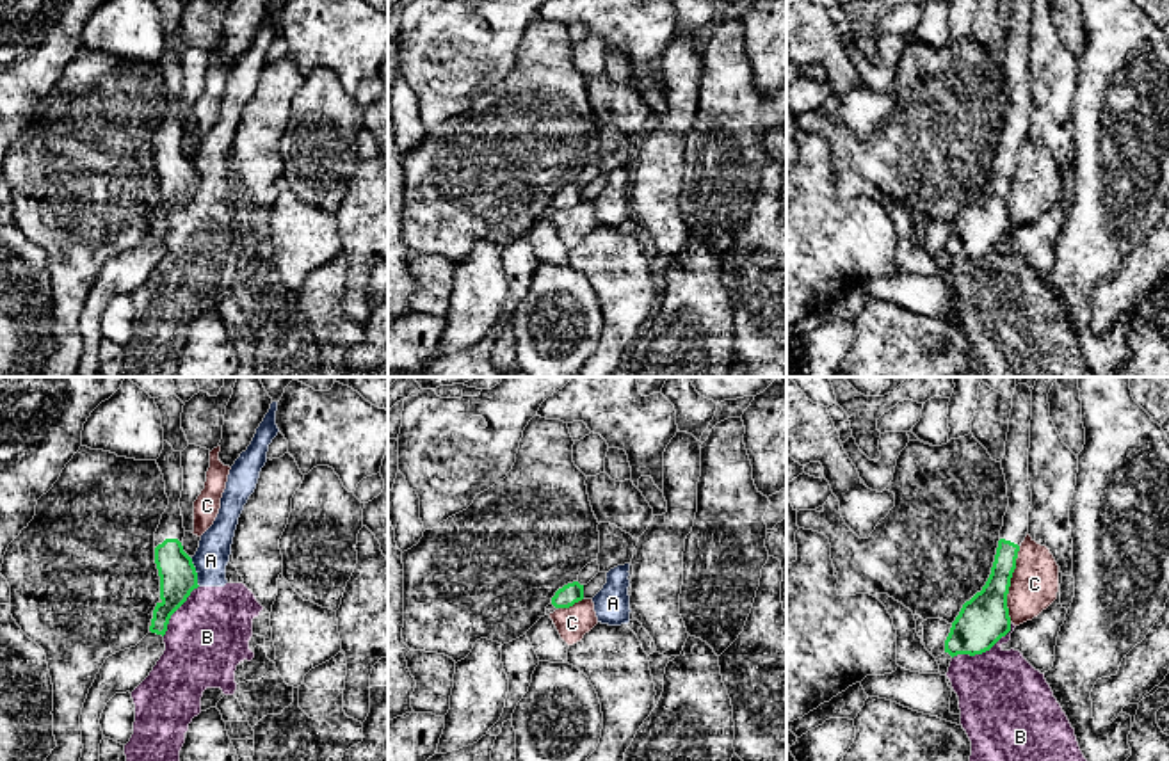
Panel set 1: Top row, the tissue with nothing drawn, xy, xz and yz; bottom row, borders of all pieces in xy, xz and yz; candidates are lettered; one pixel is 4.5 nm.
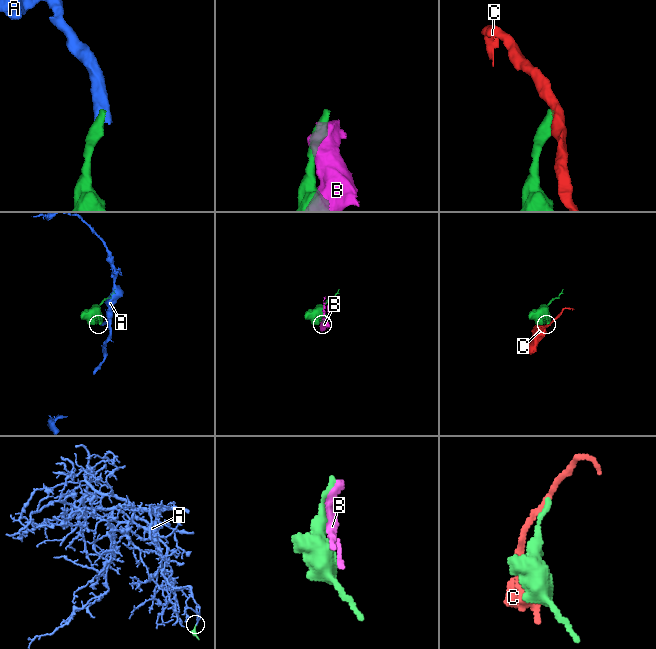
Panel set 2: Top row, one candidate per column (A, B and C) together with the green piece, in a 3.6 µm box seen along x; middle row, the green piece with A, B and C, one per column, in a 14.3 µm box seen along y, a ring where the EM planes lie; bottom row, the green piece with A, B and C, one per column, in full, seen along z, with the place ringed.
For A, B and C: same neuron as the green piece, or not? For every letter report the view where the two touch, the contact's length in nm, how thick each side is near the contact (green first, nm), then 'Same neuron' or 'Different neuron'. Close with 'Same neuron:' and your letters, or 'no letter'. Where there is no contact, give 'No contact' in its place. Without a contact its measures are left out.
A: Touches green in xy. Shared border 140 nm. Thickness 170 nm (green) against 150 nm. Different neuron
B: Touches green in yz. Shared border 320 nm. Thickness 220 nm (green) against 400 nm. Different neuron
C: Touches green in yz. Shared border 340 nm. Thickness 220 nm (green) against 220 nm. Different neuron
Same neuron: no letter

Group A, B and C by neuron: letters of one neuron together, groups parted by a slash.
A B / C

